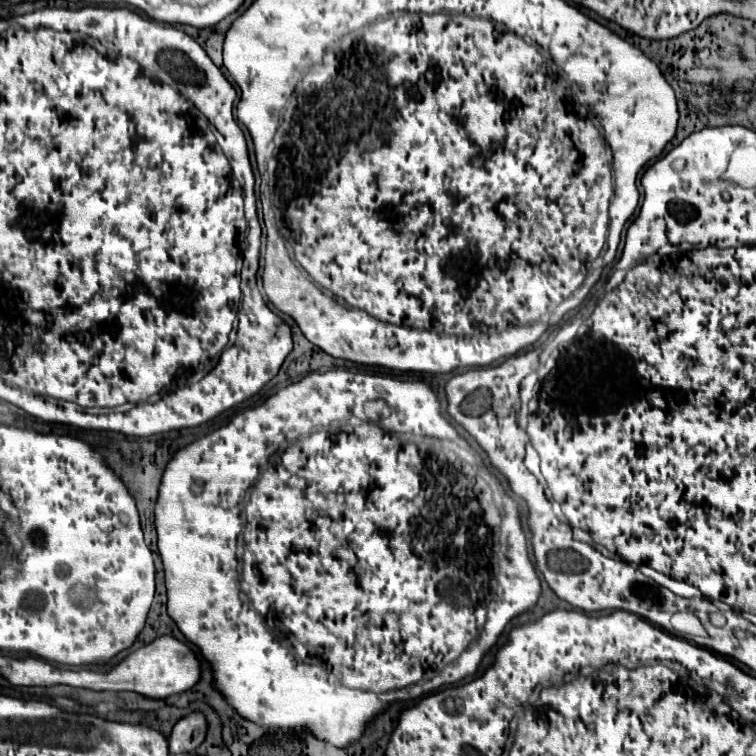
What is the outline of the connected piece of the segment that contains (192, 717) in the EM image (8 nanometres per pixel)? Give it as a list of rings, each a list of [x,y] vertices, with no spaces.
[[[192,711],[174,725],[170,733],[170,751],[172,753],[194,751],[204,741],[206,733],[208,733],[208,721],[204,713]]]

